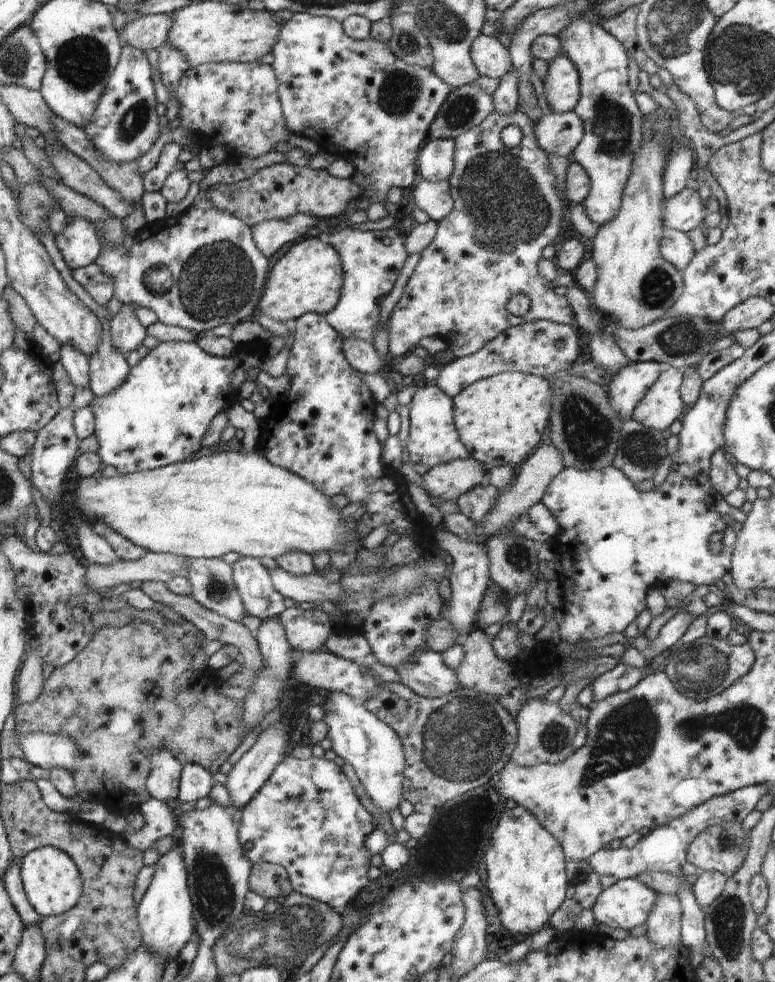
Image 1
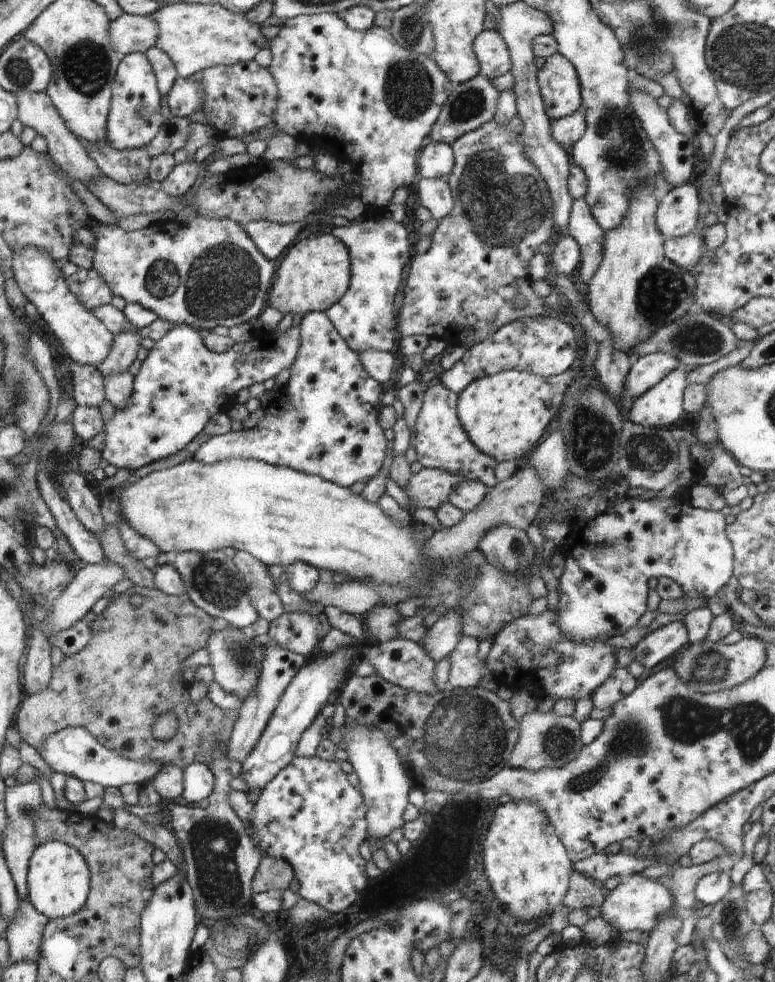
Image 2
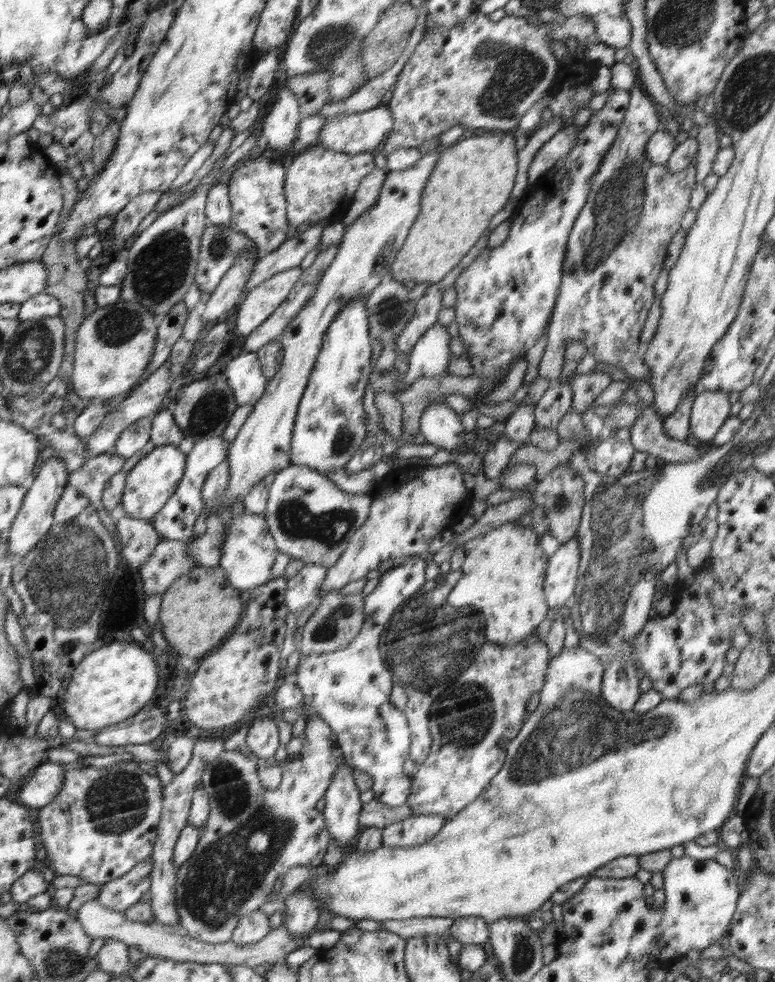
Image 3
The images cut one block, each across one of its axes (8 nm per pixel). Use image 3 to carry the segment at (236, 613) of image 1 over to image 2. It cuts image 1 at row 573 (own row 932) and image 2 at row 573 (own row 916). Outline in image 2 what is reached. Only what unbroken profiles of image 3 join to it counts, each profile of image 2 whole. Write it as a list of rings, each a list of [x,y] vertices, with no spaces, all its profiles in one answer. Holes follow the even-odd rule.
[[[196,551],[177,552],[171,555],[170,563],[180,573],[190,600],[212,618],[223,618],[239,629],[250,629],[259,612],[253,606],[249,586],[244,580],[237,564],[222,551],[208,551],[201,555]]]

